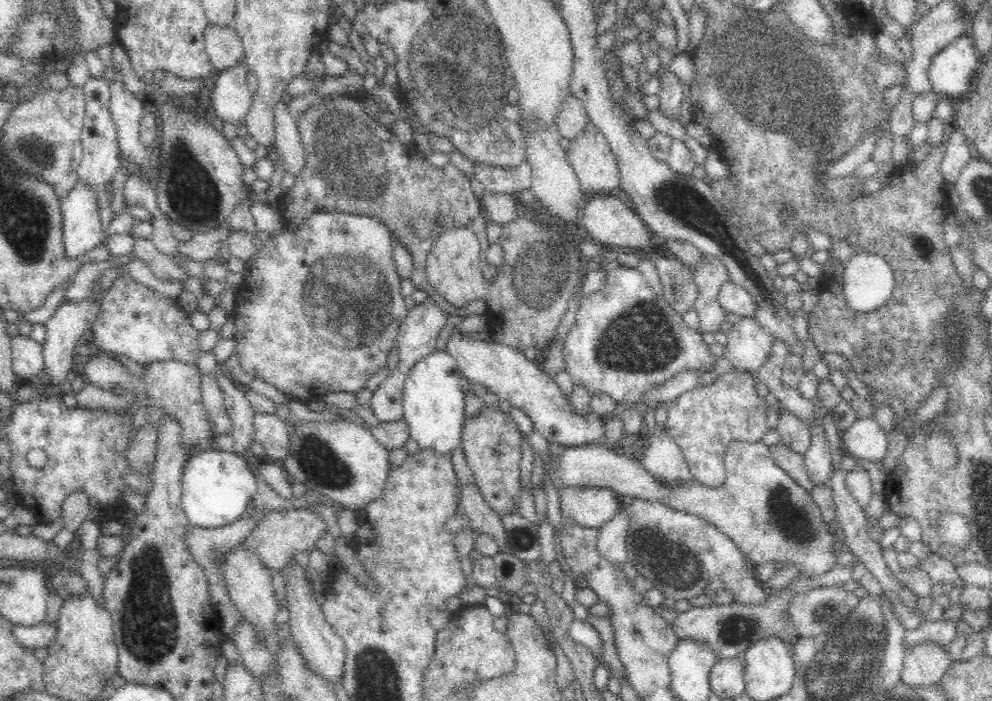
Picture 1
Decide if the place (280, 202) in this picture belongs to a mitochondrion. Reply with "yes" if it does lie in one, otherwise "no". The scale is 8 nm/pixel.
no

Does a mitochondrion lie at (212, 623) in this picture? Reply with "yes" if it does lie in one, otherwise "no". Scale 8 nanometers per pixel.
no

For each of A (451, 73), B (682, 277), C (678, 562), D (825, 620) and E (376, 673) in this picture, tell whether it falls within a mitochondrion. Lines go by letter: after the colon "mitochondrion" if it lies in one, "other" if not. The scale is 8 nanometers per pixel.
A: mitochondrion
B: other
C: mitochondrion
D: mitochondrion
E: mitochondrion

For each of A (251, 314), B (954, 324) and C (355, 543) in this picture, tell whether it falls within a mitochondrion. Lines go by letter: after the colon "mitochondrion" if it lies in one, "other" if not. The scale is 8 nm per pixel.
A: other
B: mitochondrion
C: other

